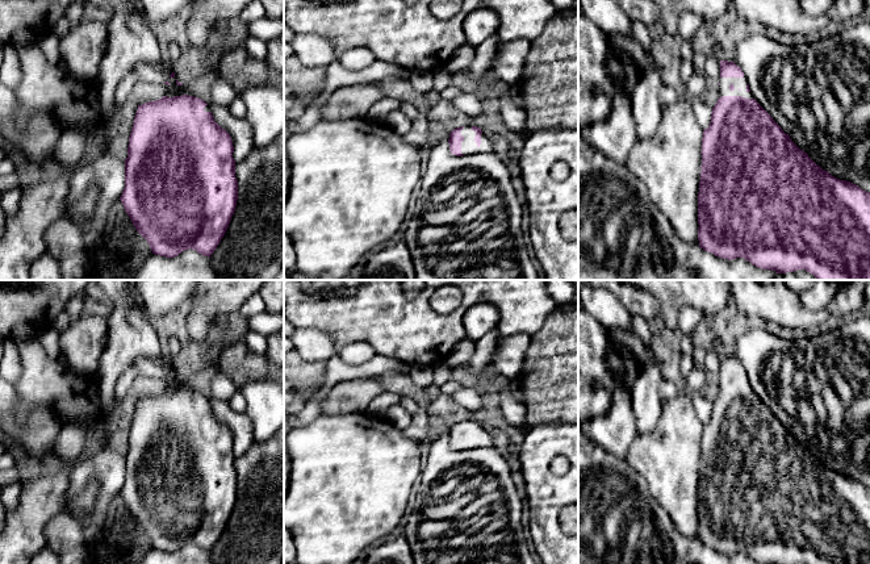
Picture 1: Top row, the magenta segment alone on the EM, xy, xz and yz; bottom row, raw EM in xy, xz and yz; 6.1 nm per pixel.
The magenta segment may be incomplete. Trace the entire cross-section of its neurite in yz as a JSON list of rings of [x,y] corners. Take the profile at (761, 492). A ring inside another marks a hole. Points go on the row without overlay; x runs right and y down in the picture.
[[[720,355],[718,397],[712,402],[711,417],[703,425],[702,465],[698,488],[699,542],[723,553],[744,552],[762,564],[870,564],[870,488],[858,480],[840,475],[817,460],[800,444],[773,411],[753,392],[746,372],[735,356]]]

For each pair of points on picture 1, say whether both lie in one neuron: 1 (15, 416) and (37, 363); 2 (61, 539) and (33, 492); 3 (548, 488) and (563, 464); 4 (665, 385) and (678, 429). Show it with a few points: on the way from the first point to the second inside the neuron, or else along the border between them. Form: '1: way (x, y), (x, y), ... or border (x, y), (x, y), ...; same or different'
1: way (25, 402), (29, 393), (37, 385), (37, 376); same
2: border (63, 510), (49, 521), (45, 529), (45, 546); different
3: border (564, 455), (557, 455), (551, 463), (555, 475); different
4: border (680, 392), (663, 402); different

